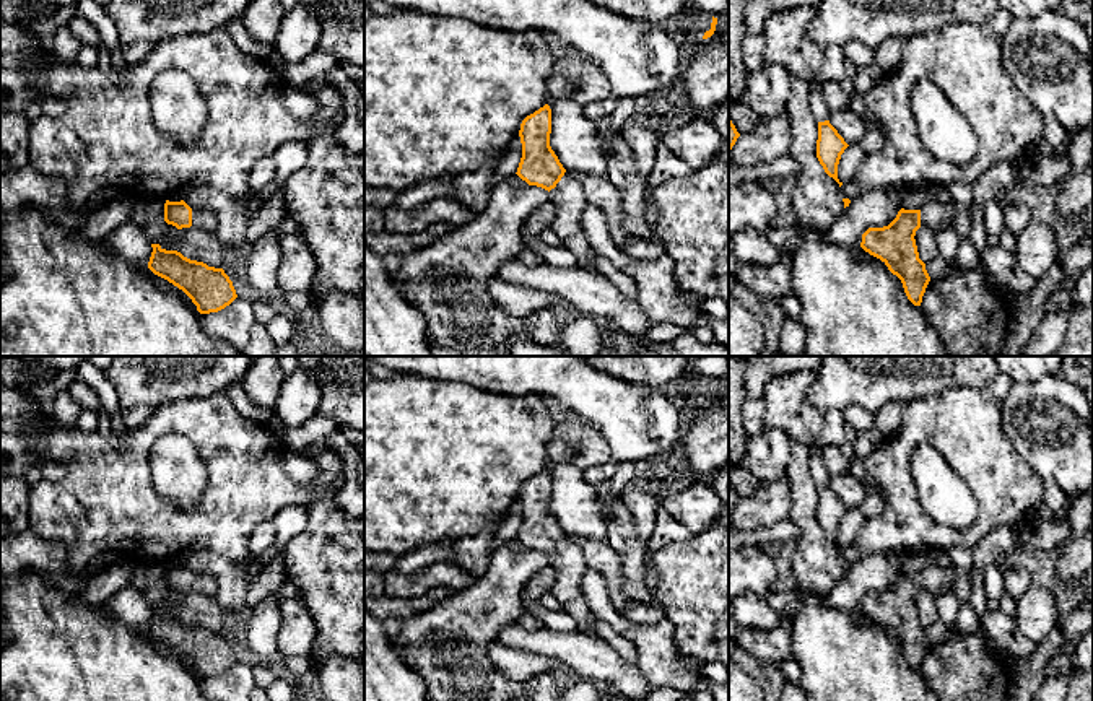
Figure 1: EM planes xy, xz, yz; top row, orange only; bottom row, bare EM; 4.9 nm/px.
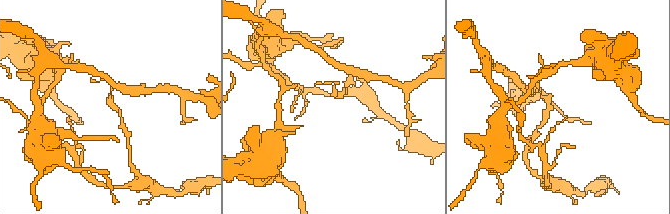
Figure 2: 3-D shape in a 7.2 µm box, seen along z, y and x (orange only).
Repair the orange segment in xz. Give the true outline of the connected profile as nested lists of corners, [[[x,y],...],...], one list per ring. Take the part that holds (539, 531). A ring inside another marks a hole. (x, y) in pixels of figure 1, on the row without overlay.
[[[545,468],[520,488],[522,522],[516,538],[529,550],[550,556],[550,566],[555,569],[555,586],[550,594],[577,620],[579,631],[595,634],[595,615],[581,590],[587,563],[582,550],[564,538],[566,533],[550,511],[550,498],[551,473]]]

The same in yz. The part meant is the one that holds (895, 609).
[[[935,564],[922,574],[901,573],[888,590],[869,592],[862,599],[860,612],[880,623],[901,644],[914,670],[921,670],[930,646],[925,628],[919,623],[916,595],[921,590],[938,595],[943,589],[951,589],[966,603],[971,595],[971,569]]]

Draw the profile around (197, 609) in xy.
[[[137,559],[132,586],[145,597],[151,608],[161,613],[177,615],[184,621],[203,626],[208,631],[221,633],[228,615],[215,597],[198,592],[177,594],[164,586],[164,561]]]

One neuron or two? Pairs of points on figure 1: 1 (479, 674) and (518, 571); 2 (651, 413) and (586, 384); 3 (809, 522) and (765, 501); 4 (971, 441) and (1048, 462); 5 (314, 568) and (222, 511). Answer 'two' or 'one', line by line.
1: one
2: one
3: two
4: two
5: two

